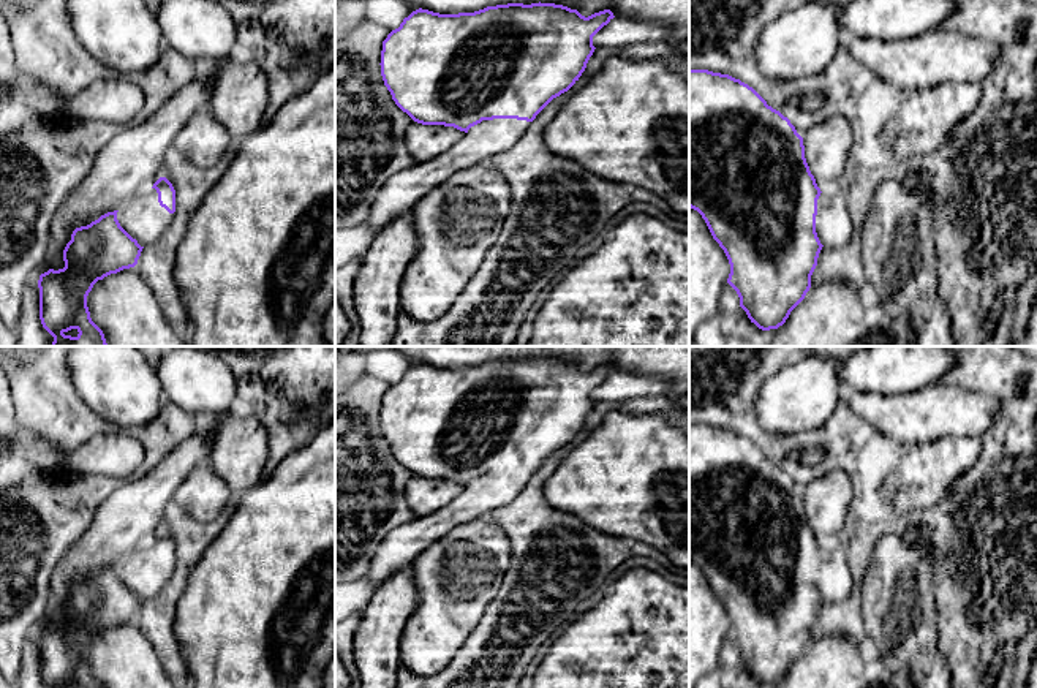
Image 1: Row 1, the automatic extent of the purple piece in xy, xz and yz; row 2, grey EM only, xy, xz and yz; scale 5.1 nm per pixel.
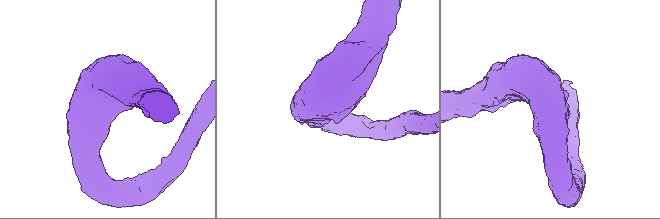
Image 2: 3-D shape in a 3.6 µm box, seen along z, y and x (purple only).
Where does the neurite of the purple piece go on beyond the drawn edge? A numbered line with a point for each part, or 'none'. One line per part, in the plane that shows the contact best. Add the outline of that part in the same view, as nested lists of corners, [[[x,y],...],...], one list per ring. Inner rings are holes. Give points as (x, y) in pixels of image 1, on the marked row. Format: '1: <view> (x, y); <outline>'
1: xz (489, 138); [[[517,119],[482,120],[446,153],[425,163],[416,163],[392,176],[376,196],[365,225],[376,236],[394,218],[408,214],[413,206],[452,174],[487,163],[509,150],[526,131],[530,122]]]

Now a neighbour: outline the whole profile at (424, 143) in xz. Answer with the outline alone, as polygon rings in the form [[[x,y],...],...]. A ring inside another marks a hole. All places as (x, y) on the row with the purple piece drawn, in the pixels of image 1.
[[[413,122],[406,130],[405,142],[416,163],[425,163],[451,150],[465,134],[454,127]]]

